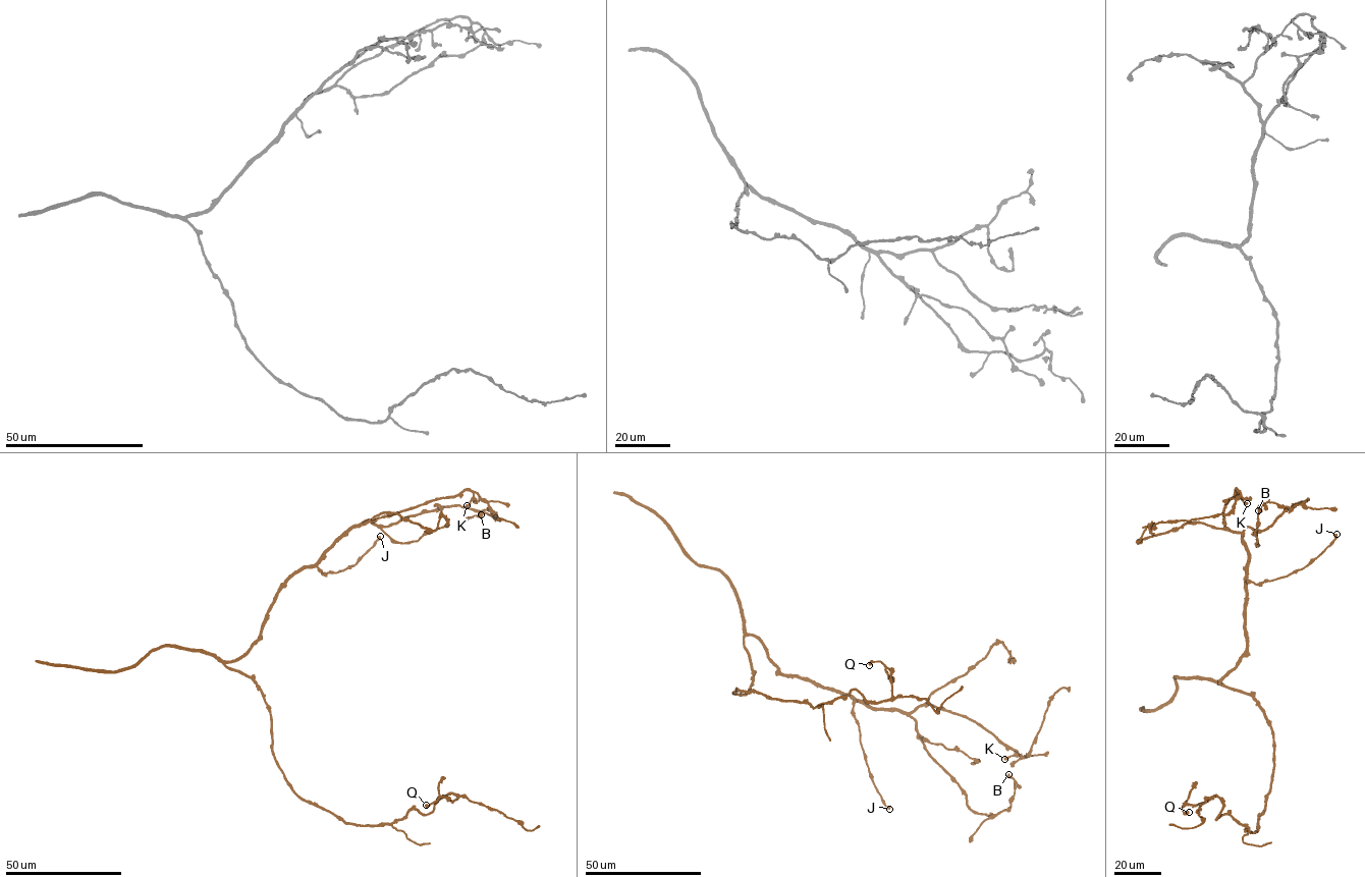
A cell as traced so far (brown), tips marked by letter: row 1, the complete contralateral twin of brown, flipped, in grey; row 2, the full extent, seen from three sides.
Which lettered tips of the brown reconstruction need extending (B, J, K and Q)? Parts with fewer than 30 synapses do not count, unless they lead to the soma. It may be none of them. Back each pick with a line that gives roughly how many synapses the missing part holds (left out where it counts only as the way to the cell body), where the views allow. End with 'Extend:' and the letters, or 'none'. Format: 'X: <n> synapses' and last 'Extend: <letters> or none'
Extend: none

